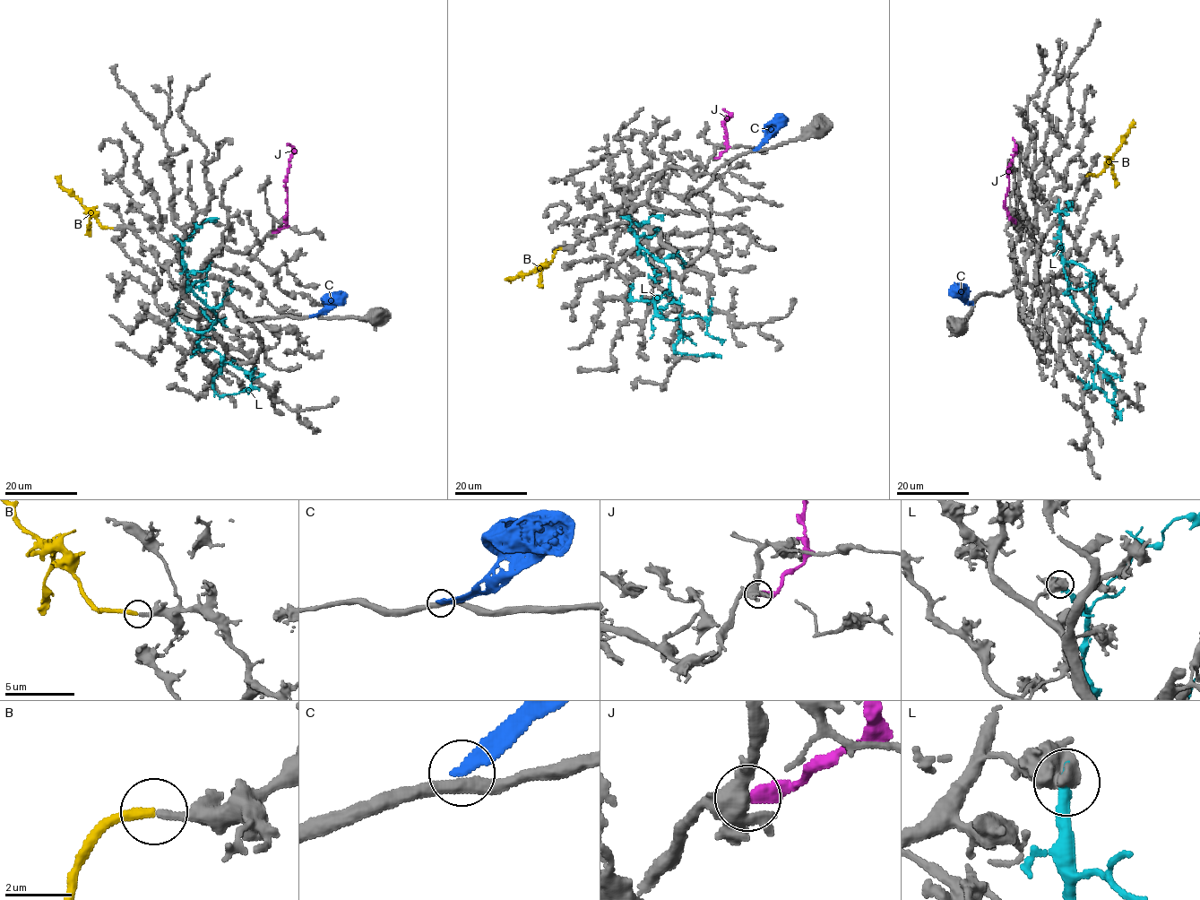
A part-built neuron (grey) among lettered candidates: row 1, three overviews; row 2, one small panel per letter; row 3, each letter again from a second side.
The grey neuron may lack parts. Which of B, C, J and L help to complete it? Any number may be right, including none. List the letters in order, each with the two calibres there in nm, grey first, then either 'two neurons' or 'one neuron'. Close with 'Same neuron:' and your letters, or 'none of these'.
B: 280/300 nm | one neuron
C: 360/280 nm | two neurons
J: 440/420 nm | two neurons
L: 750/400 nm | two neurons
Same neuron: B

